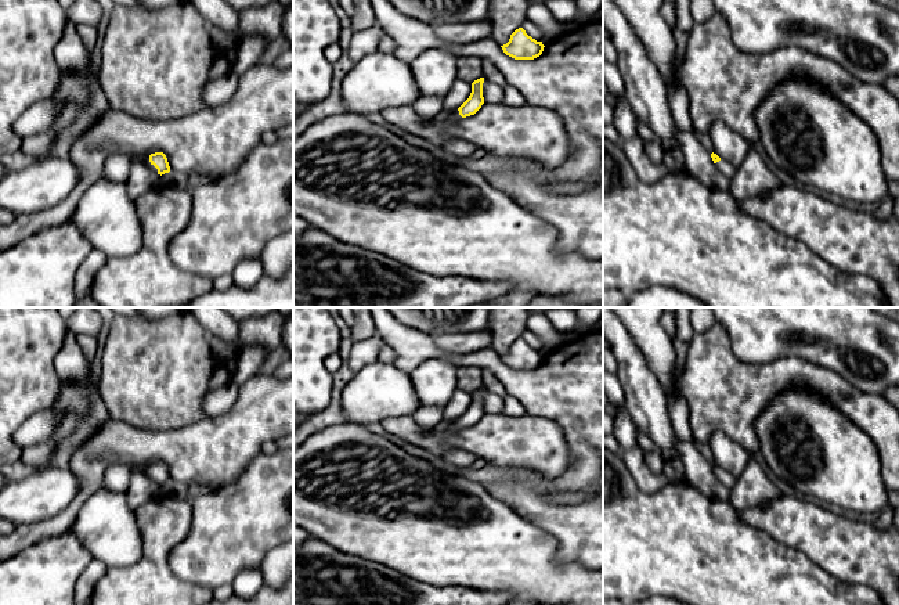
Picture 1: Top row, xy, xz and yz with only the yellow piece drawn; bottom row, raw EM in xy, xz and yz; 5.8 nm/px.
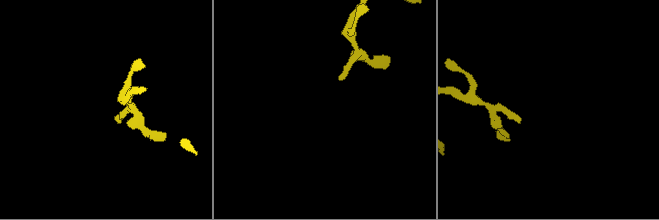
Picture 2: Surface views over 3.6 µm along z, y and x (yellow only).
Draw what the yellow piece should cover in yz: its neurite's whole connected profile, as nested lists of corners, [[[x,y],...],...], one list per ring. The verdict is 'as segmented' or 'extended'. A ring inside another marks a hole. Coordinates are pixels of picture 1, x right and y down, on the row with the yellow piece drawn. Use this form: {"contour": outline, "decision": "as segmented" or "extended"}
{"contour": [[[714,152],[711,154],[711,158],[712,158],[716,169],[718,169],[722,174],[725,174],[725,176],[729,177],[729,179],[732,179],[732,177],[736,174],[737,169],[736,169],[734,166],[732,166],[727,161],[721,159],[721,158],[719,158],[716,154],[714,154]]], "decision": "extended"}

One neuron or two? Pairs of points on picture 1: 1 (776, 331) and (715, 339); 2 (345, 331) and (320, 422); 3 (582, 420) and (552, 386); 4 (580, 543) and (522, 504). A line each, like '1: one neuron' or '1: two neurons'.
1: two neurons
2: one neuron
3: one neuron
4: one neuron

